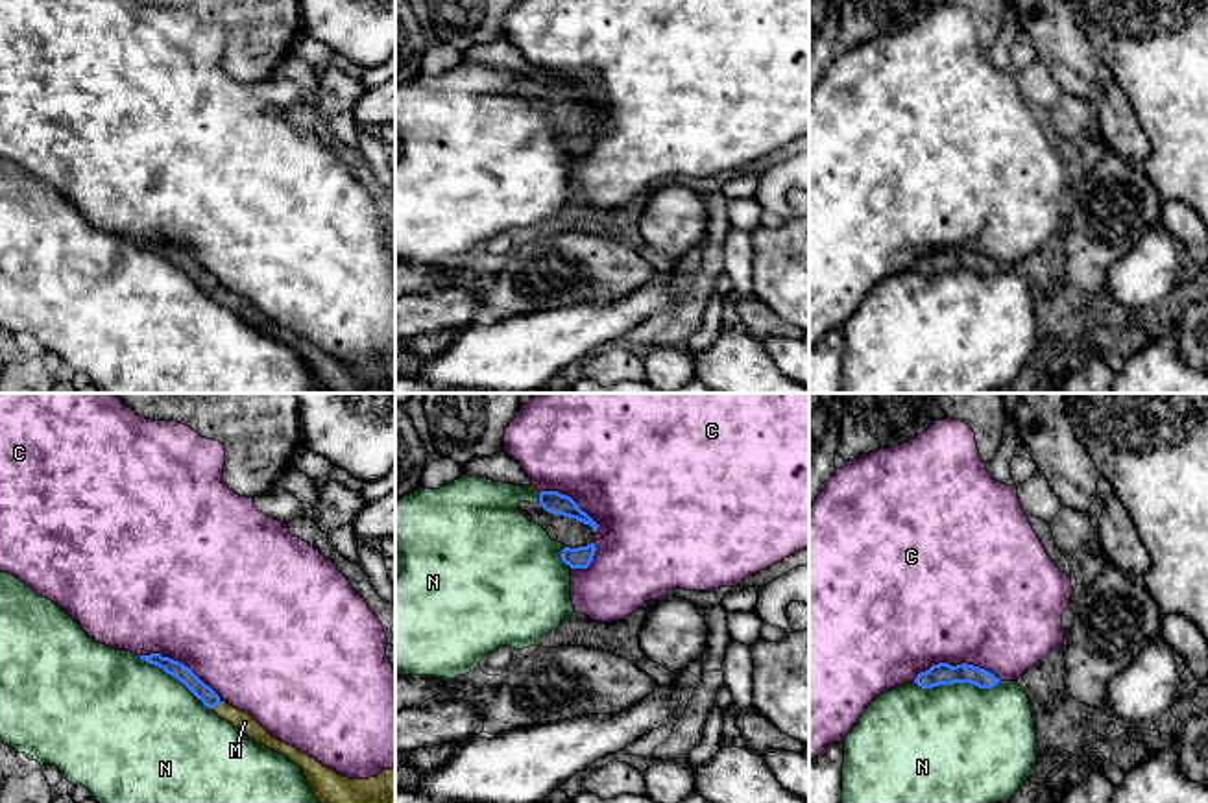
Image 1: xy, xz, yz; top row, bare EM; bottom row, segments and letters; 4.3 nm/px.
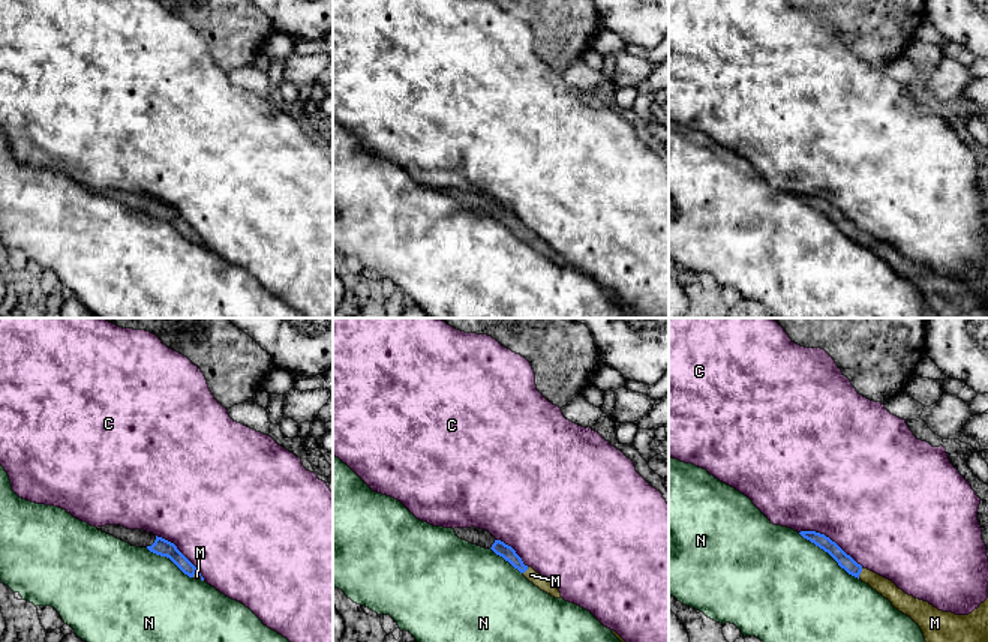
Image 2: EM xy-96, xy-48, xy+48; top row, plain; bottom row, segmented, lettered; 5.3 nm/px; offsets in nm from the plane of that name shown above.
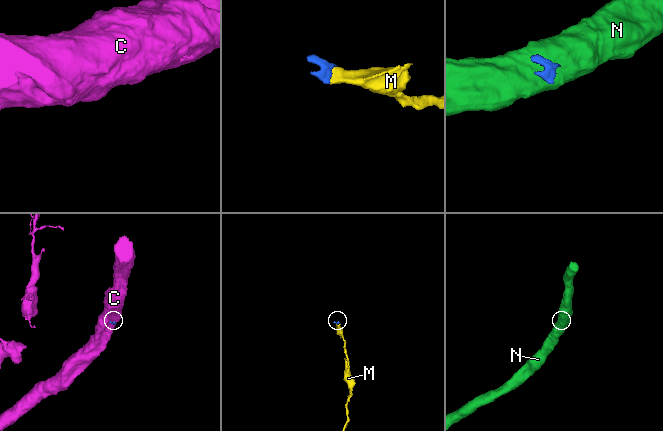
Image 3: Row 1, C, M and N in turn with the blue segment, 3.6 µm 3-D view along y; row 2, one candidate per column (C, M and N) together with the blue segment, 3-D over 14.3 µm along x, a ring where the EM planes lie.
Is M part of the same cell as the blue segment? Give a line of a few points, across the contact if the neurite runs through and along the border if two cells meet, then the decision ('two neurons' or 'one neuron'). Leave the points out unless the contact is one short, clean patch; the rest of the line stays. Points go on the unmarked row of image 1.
line xy (176, 255), (217, 290), (244, 309); one neuron

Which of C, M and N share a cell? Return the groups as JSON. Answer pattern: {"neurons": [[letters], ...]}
{"neurons": [["C", "N"], ["M"]]}

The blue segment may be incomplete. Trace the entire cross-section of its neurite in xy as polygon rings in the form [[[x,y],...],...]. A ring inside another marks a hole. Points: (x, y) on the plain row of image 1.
[[[161,240],[140,242],[140,246],[181,268],[205,294],[231,308],[257,330],[279,338],[296,349],[323,393],[395,393],[395,353],[369,366],[344,364],[297,334],[273,325],[253,303],[223,288],[183,249],[163,244]]]

